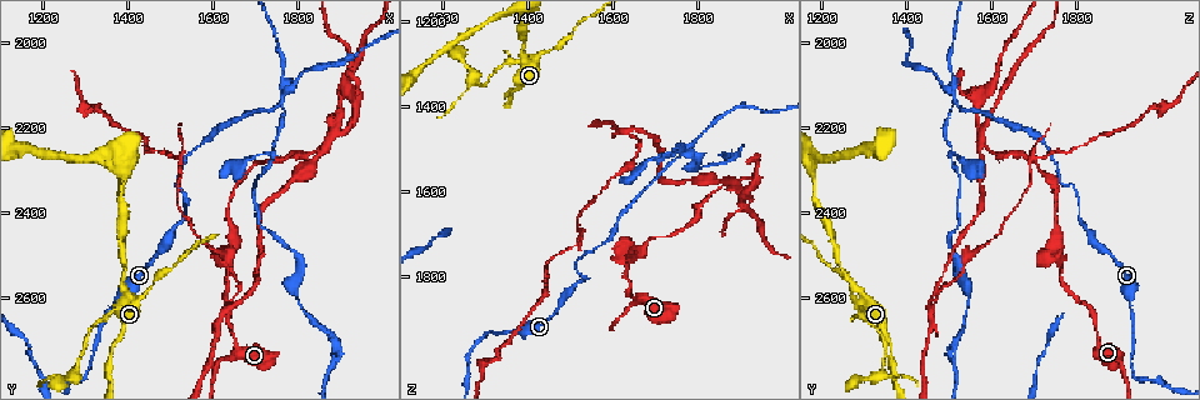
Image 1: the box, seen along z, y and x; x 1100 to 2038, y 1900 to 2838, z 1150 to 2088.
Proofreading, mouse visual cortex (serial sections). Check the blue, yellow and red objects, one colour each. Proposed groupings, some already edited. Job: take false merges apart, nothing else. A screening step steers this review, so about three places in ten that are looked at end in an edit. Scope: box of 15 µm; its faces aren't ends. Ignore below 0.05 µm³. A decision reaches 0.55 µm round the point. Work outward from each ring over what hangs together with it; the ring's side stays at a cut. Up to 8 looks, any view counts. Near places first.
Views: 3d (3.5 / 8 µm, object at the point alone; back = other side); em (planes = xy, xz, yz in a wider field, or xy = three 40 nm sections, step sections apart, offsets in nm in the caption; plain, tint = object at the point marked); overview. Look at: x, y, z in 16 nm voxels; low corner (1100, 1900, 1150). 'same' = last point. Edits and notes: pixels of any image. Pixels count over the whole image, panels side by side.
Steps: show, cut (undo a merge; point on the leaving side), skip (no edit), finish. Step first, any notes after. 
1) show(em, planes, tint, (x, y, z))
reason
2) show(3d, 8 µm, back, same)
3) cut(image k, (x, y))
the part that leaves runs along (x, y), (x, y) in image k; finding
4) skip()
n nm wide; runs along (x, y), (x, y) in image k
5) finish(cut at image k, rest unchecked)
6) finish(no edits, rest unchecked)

show(3d, 3.5 µm, (1635, 2380, 1745))
thin neck

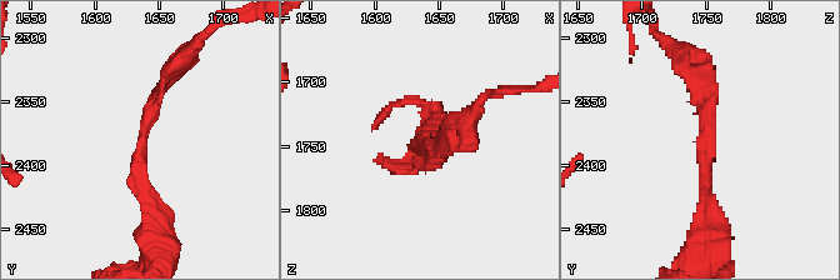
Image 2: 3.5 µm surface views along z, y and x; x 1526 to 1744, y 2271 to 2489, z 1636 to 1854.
show(em, xy, step 3, tint, (1638, 2376, 1750))
arms of 200, 200 nm

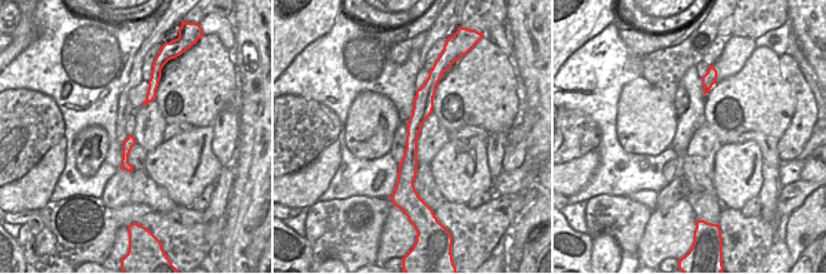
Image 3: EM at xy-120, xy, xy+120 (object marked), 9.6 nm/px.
skip()
180 nm wide; runs along (429, 83), (414, 124), (405, 188) in image 3; all the same cell

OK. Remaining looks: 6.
show(3d, 3.5 µm, back, (1865, 2240, 1585))
two arms in line, one across

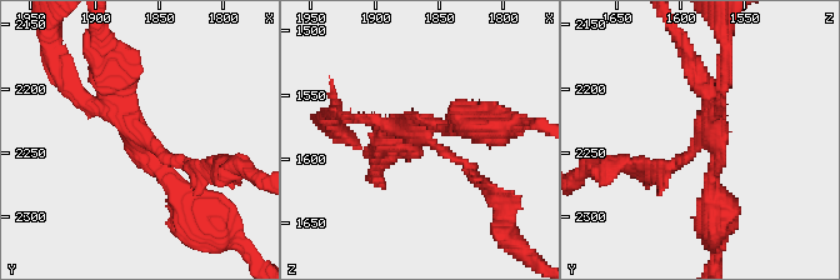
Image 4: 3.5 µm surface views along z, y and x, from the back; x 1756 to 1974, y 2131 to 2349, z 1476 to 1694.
show(em, xy, step 1, tint, (1862, 2244, 1582))

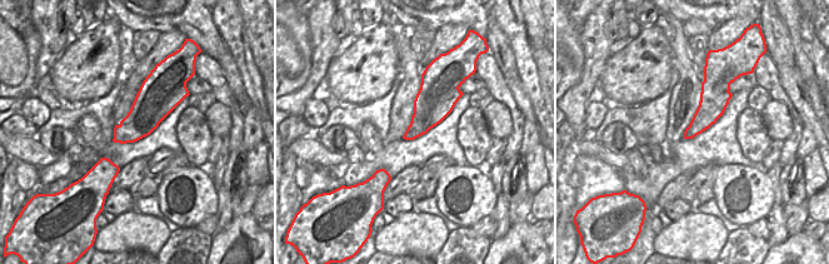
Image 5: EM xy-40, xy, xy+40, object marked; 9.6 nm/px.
cut(image 4, (110, 64))
arms of 150, 200, 250 nm; the part that leaves runs along (145, 151), (176, 190), (223, 229) in image 4; a second cell is stuck on

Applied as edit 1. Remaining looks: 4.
show(3d, 3.5 µm, back, (1765, 2135, 1515))
looks like a crossing

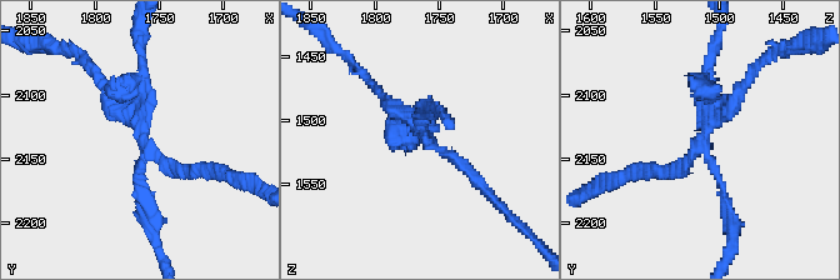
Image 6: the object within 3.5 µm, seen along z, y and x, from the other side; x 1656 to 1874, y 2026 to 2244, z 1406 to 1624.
show(em, xy, step 2, tint, (1762, 2142, 1512))
4 arms; arms of 150, 150, 150, 200 nm; shape alone is not enough

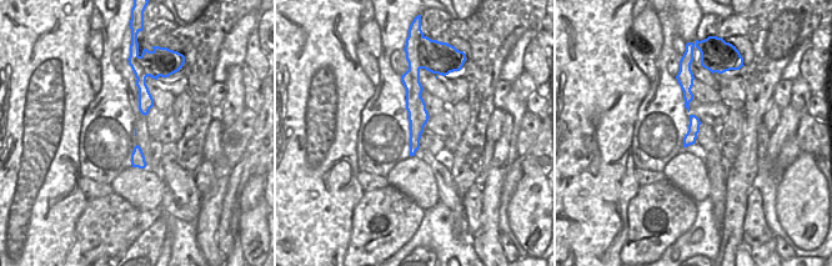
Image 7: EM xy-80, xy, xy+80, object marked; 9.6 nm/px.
cut(image 6, (141, 54))
190 nm wide; the part that leaves runs along (144, 159), (136, 179), (159, 259) in image 6; a second cell is stuck on

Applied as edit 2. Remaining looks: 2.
finish(cut at image 4, cut at image 6, rest unchecked)

